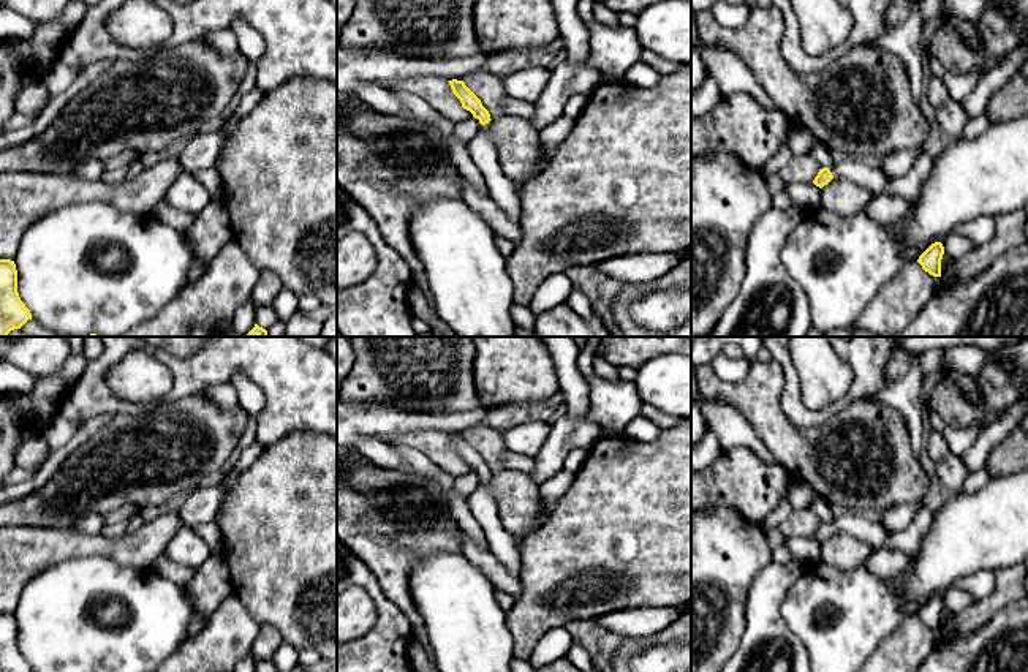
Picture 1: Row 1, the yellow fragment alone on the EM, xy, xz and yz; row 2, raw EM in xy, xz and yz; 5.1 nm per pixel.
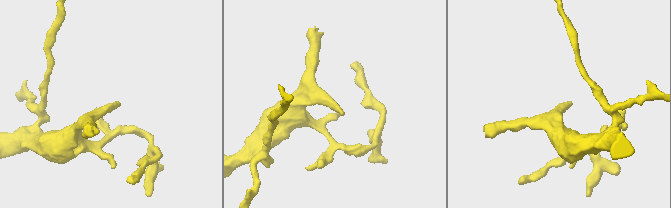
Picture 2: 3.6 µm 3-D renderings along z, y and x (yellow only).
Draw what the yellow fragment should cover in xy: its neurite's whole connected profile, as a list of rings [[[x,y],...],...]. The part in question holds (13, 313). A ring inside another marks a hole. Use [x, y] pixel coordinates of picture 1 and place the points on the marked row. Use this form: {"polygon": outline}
{"polygon": [[[0,259],[0,337],[21,329],[32,319],[30,310],[17,293],[17,270],[11,259]]]}

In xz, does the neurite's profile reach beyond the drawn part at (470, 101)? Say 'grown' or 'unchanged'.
grown

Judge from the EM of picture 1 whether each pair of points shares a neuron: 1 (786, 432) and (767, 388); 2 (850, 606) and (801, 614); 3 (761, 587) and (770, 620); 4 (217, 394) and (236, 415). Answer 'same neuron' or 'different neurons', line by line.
1: same neuron
2: same neuron
3: same neuron
4: different neurons

